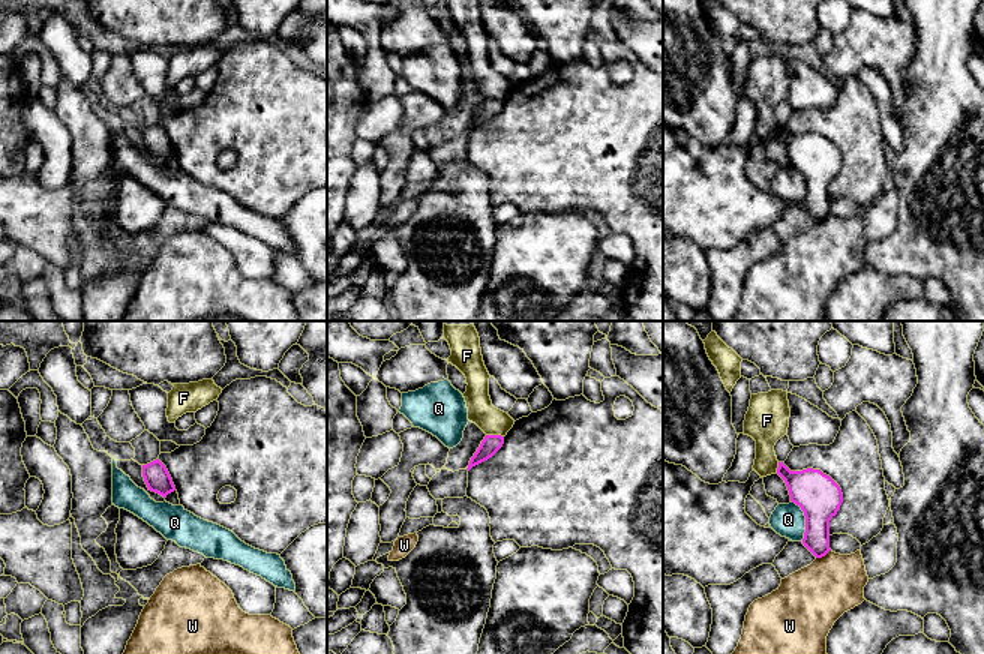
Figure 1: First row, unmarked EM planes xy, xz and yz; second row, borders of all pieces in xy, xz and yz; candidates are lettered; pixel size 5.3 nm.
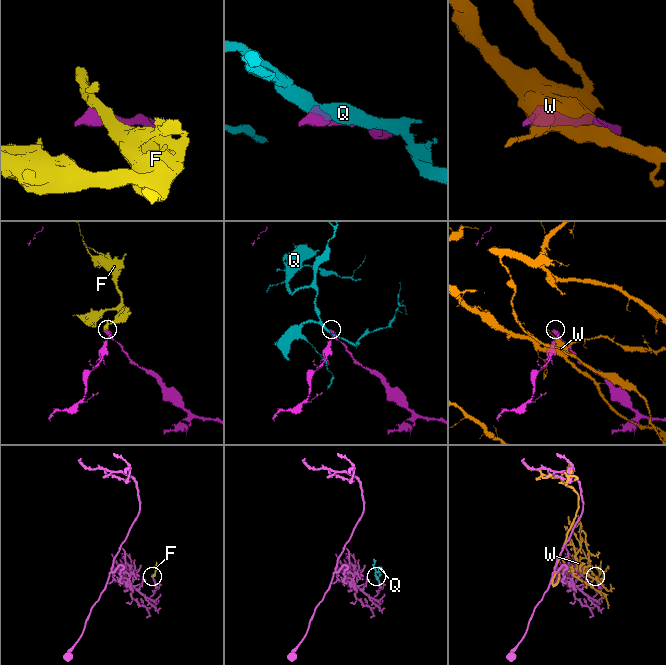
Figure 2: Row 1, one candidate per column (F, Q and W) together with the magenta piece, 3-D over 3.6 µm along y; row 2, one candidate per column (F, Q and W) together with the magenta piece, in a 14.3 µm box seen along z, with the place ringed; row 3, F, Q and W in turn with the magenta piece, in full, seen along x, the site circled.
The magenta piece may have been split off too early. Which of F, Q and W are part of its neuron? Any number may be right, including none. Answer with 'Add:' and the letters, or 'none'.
Add: none

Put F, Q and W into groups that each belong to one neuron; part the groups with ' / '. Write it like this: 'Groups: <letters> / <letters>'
Groups: F / Q / W

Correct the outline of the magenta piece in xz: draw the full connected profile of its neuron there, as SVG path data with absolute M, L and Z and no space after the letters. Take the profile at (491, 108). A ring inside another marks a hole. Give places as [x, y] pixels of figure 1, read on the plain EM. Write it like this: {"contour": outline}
{"contour": "M486 99L484 104L482 105L480 111L474 117L474 120L471 122L466 134L470 135L472 130L492 122L502 111L502 108L504 108L504 100Z"}

